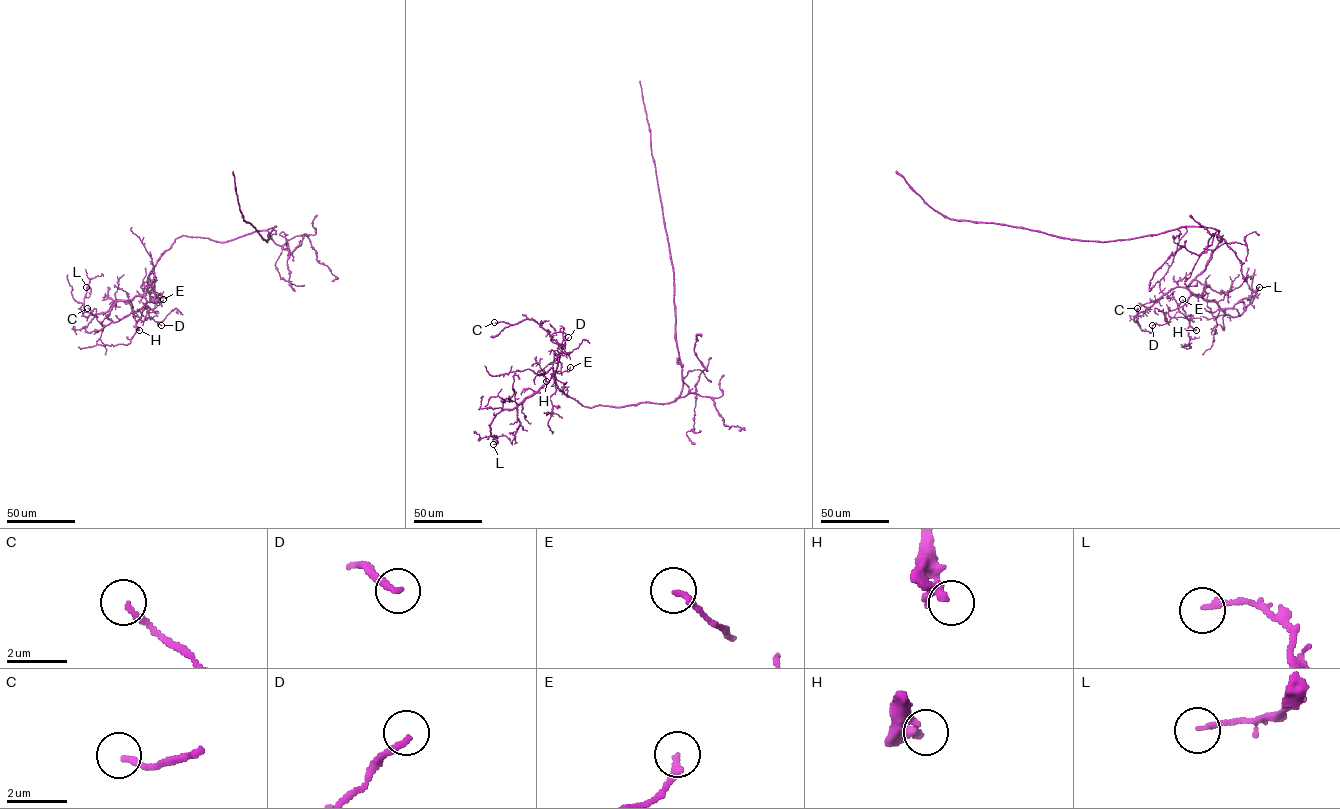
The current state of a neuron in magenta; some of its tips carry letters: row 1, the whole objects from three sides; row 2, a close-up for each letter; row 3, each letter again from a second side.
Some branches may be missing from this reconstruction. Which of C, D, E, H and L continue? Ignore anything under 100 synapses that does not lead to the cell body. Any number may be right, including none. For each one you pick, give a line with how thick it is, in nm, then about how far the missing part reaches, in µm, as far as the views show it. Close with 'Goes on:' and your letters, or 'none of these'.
Goes on: none of these

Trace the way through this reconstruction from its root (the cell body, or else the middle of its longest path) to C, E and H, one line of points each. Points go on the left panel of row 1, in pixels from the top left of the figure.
C: (275, 226), (225, 242), (178, 237), (159, 258), (148, 277), (154, 297), (138, 311), (102, 325), (87, 308)
E: (275, 226), (225, 242), (178, 237), (148, 277), (146, 299), (153, 303), (163, 299)
H: (275, 226), (225, 242), (185, 235), (177, 237), (148, 277), (146, 305), (136, 324), (139, 330)

